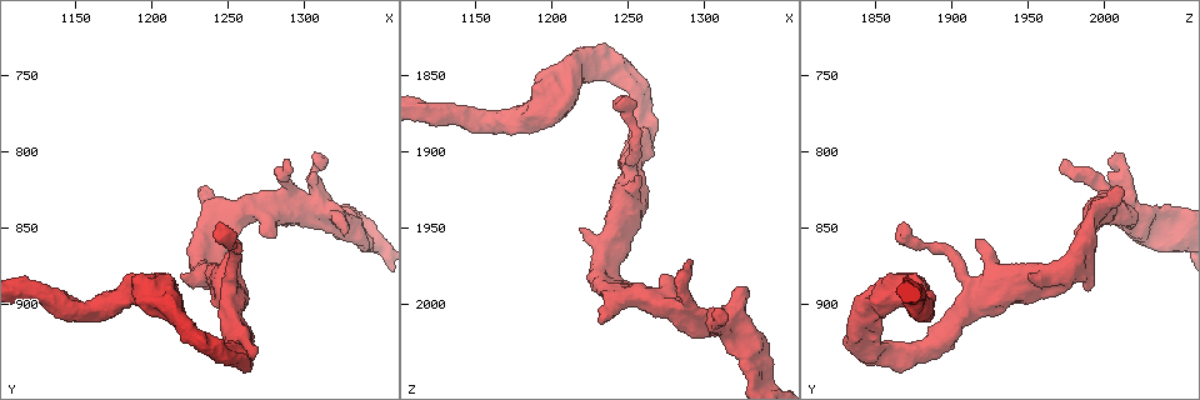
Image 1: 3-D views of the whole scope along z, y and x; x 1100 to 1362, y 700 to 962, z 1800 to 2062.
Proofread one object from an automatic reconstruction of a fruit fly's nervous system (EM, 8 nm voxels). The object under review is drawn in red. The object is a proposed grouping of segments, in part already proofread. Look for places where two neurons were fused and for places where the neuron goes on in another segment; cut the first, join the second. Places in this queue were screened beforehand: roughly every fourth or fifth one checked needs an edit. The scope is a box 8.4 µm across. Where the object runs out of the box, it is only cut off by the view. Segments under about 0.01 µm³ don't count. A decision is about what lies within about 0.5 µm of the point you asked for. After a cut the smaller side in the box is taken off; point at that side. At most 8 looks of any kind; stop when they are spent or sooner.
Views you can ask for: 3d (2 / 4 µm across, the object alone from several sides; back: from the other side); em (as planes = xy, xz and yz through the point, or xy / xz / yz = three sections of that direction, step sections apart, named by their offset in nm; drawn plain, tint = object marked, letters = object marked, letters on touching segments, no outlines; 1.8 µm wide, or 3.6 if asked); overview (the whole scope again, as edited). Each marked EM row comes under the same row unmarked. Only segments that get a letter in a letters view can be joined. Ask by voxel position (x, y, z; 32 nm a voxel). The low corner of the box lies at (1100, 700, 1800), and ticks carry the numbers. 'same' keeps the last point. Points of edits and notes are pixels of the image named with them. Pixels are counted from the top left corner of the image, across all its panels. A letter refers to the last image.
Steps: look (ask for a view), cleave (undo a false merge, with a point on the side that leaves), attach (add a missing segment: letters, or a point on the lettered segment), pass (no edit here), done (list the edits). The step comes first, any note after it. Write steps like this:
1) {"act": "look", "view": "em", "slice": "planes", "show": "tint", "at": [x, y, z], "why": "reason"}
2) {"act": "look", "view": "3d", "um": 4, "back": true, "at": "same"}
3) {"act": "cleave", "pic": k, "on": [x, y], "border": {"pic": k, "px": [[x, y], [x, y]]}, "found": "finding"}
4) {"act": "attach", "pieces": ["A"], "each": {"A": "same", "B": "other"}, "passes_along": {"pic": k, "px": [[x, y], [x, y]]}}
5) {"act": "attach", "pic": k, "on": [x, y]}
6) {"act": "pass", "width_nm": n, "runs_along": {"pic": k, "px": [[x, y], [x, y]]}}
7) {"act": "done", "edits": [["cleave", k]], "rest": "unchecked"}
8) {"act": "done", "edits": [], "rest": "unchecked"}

{"act": "look", "view": "em", "slice": "xz", "step": 4, "show": "tint", "at": [1290, 812, 1970], "why": "free end"}

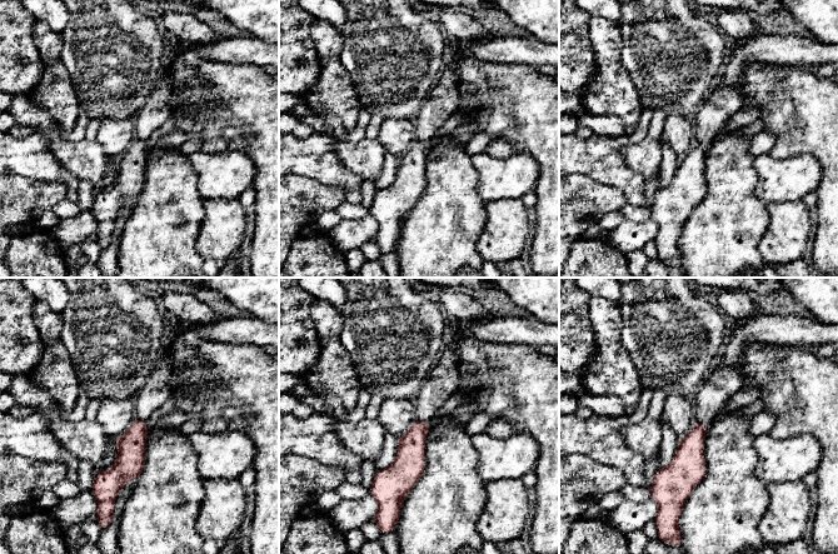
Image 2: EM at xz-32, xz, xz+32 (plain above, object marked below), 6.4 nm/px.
{"act": "look", "view": "em", "slice": "planes", "show": "letters", "at": "same", "why": "another direction"}

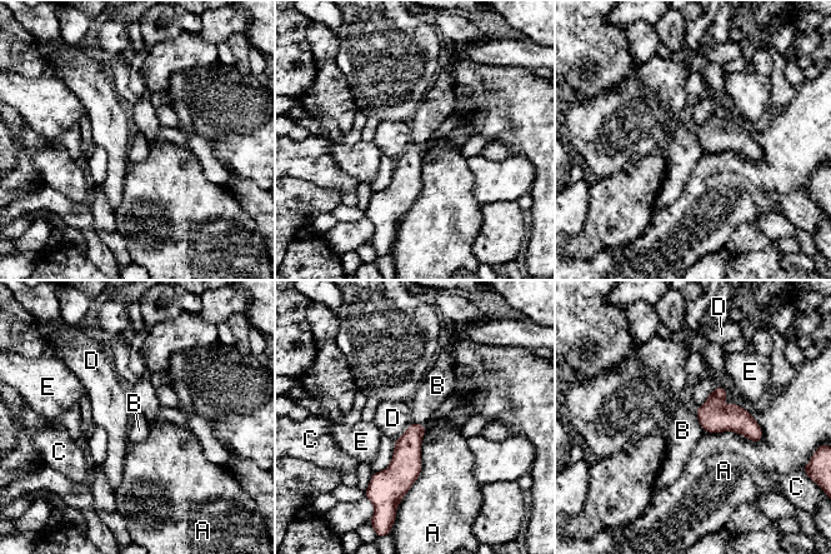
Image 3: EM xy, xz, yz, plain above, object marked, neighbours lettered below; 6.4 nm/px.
{"act": "pass", "each": {"A": "other", "B": "other", "C": "other", "D": "other", "E": "other"}, "border": {"pic": 3, "px": [[695, 413], [704, 430]]}, "found": "none of them fits"}

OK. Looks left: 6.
{"act": "look", "view": "3d", "um": 4, "at": [1232, 824, 2012], "why": "an open end"}

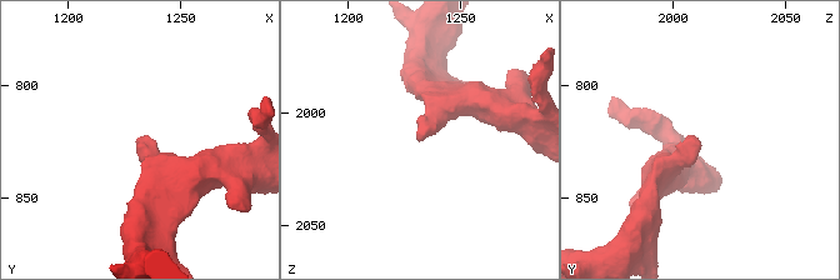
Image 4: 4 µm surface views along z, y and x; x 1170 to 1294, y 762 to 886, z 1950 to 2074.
{"act": "look", "view": "em", "slice": "yz", "step": 8, "show": "letters", "at": [1231, 825, 2012]}

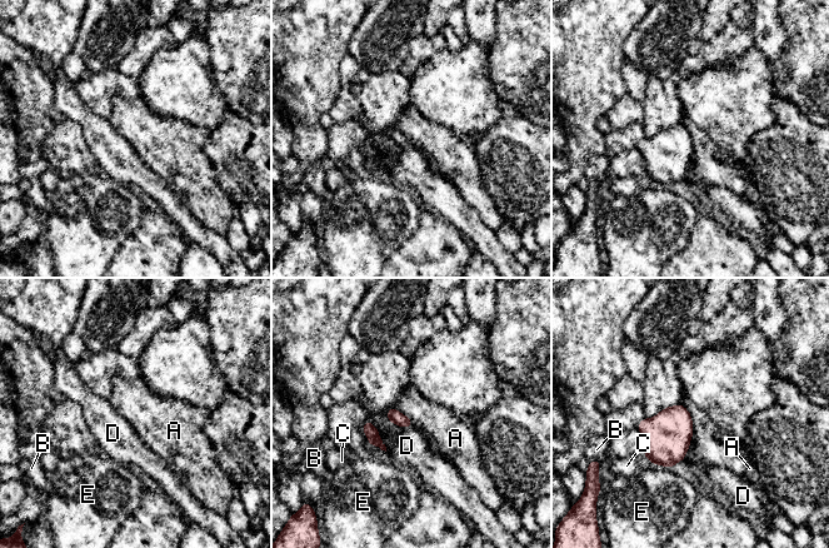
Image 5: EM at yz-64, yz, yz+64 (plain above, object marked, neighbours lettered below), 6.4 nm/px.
{"act": "look", "view": "em", "slice": "planes", "show": "letters", "at": "same", "why": "another direction"}

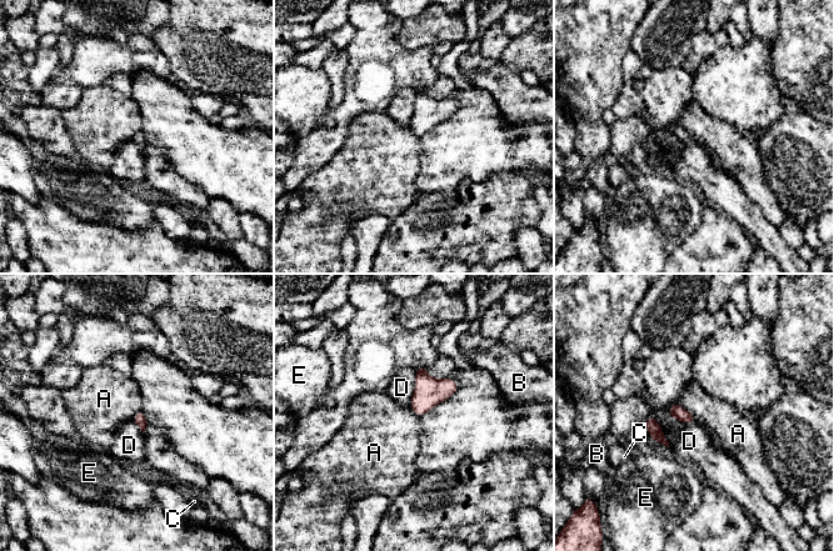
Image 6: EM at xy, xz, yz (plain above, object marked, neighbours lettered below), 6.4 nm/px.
{"act": "pass", "longest_contact_nm": ["D", 240], "each": {"A": "other", "B": "other", "C": "other", "D": "other", "E": "other"}, "border": {"pic": 6, "px": [[675, 402], [688, 410], [695, 420]]}, "found": "no lettered segment goes on from it"}

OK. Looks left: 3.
{"act": "look", "view": "em", "um": 3.6, "slice": "xz", "step": 8, "show": "tint", "at": [1216, 908, 1842]}

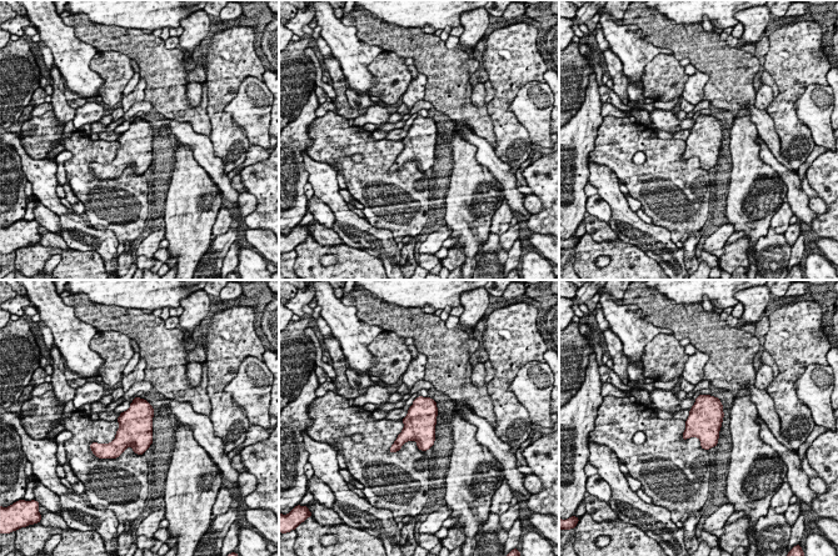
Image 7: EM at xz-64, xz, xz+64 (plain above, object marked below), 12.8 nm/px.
{"act": "look", "view": "em", "um": 3.6, "slice": "planes", "show": "letters", "at": "same"}

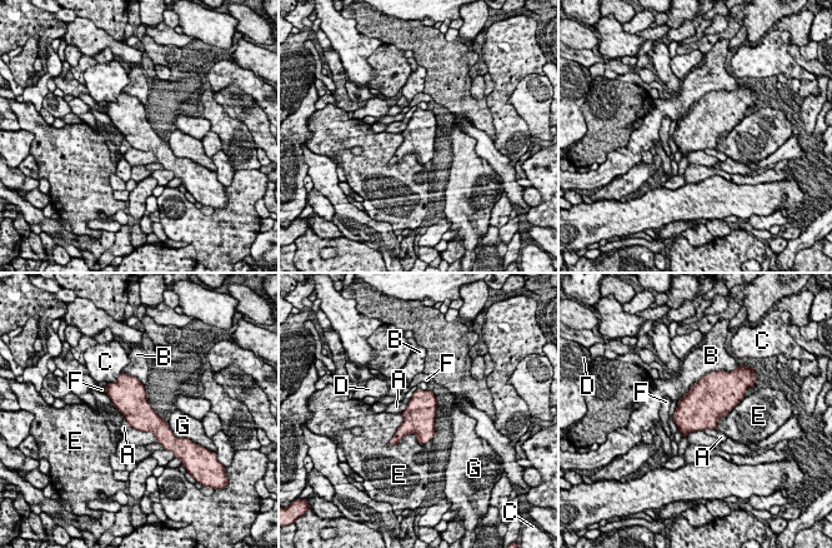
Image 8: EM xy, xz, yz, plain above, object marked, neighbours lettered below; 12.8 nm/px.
{"act": "pass", "each": {"A": "other", "B": "other", "C": "other", "D": "other", "E": "other", "F": "other", "G": "other"}, "border": {"pic": 8, "px": [[716, 428], [706, 428], [703, 431]]}, "found": "continuous, no second neuron"}

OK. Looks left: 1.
{"act": "done", "edits": [], "rest": "unchecked"}

